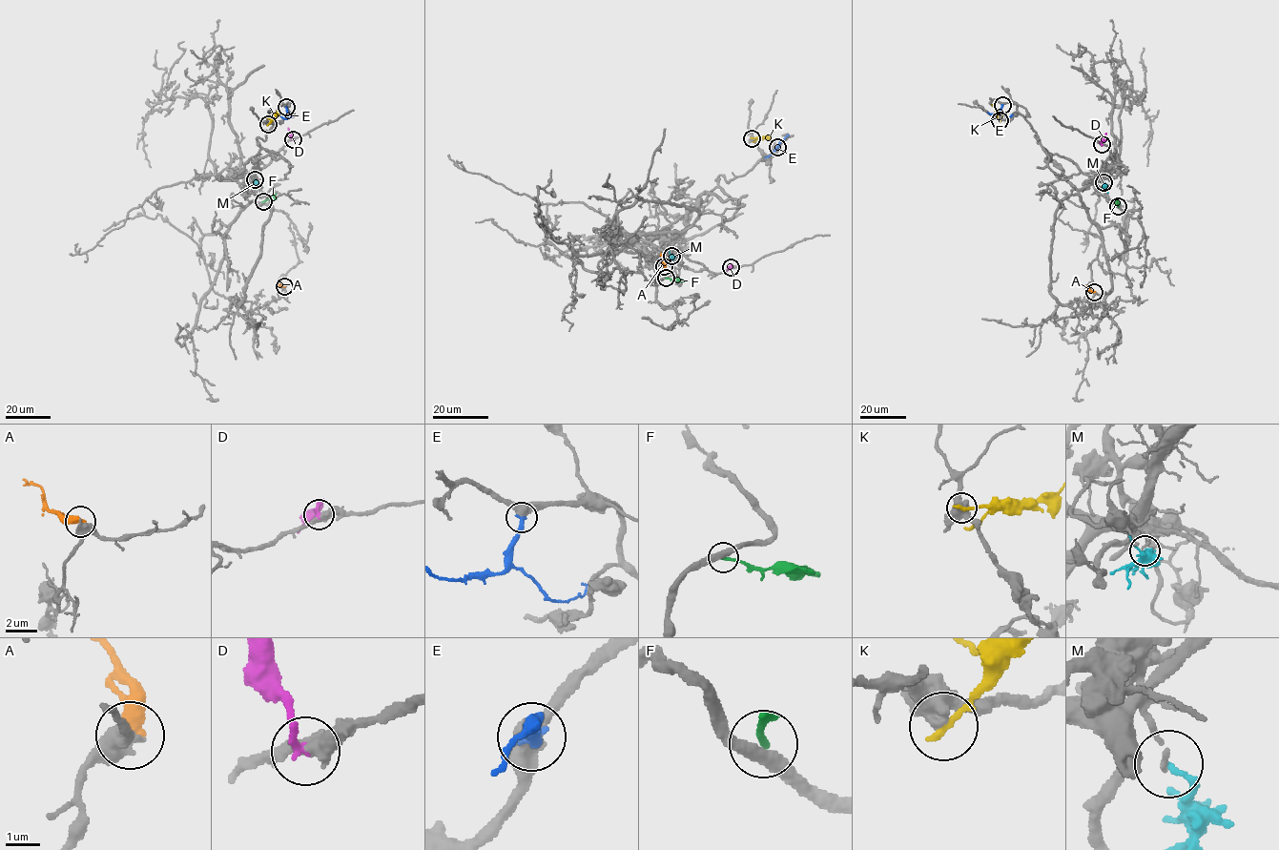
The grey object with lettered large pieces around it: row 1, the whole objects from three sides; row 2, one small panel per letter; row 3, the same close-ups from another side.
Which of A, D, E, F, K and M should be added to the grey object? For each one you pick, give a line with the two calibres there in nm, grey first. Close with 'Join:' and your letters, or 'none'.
D: Thickness 400 nm (grey) against 240 nm
Join: D

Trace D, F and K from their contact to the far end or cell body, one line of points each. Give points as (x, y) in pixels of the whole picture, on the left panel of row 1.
D: (293, 139), (288, 128)
F: (263, 201), (276, 194)
K: (268, 124), (278, 108)

